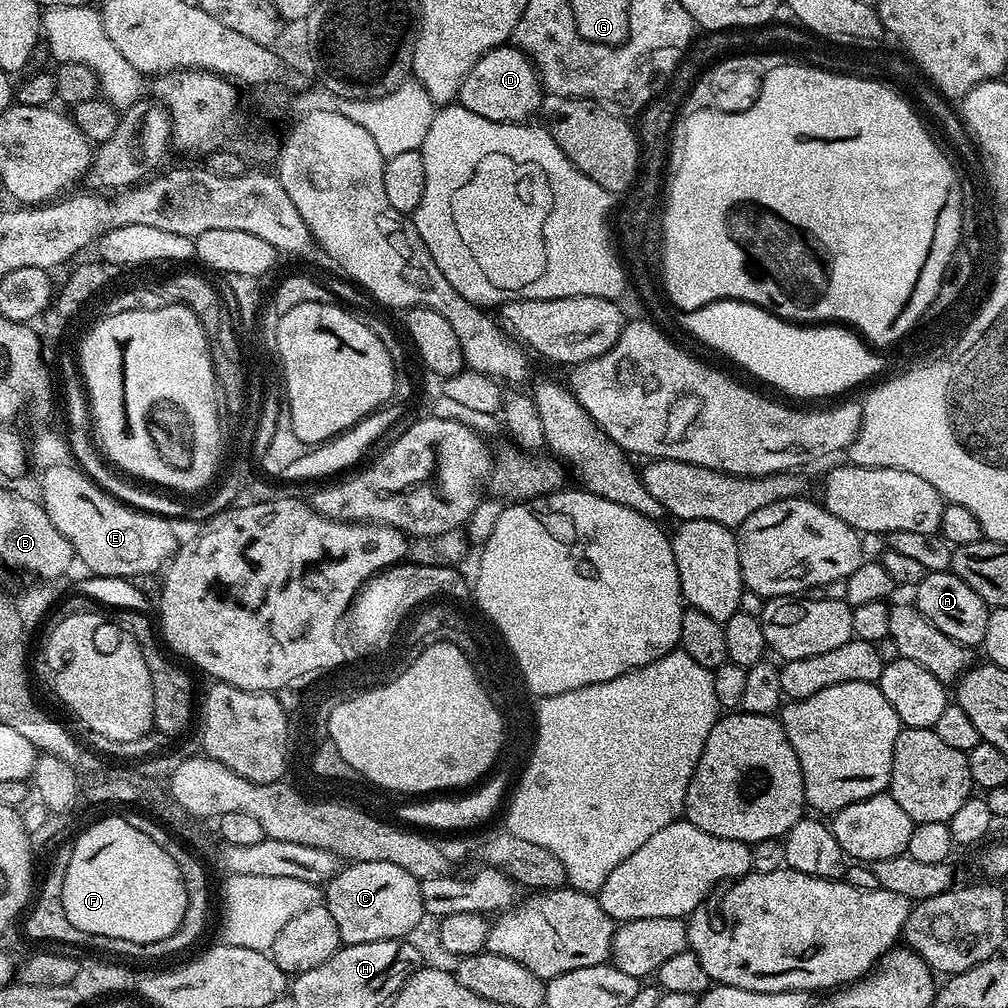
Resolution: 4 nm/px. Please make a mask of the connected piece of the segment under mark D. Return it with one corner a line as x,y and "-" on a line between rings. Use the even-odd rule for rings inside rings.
501,46
482,54
482,58
478,58
478,62
474,62
474,66
464,75
458,102
466,110
474,110
474,114
482,114
482,118
490,118
490,122
523,124
535,117
532,115
540,108
540,96
542,97
542,89
535,64
519,48

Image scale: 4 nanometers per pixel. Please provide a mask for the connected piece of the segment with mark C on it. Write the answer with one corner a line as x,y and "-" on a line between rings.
348,862
341,867
340,871
327,881
326,884
326,907
330,910
330,914
334,914
334,922
338,922
338,934
344,944
361,944
362,942
378,942
379,940
399,940
407,937
408,932
412,932
420,924
420,919
425,919
426,913
422,906
422,894
420,893
420,881
415,876
411,876
406,870
402,870
402,866
394,866
394,862

